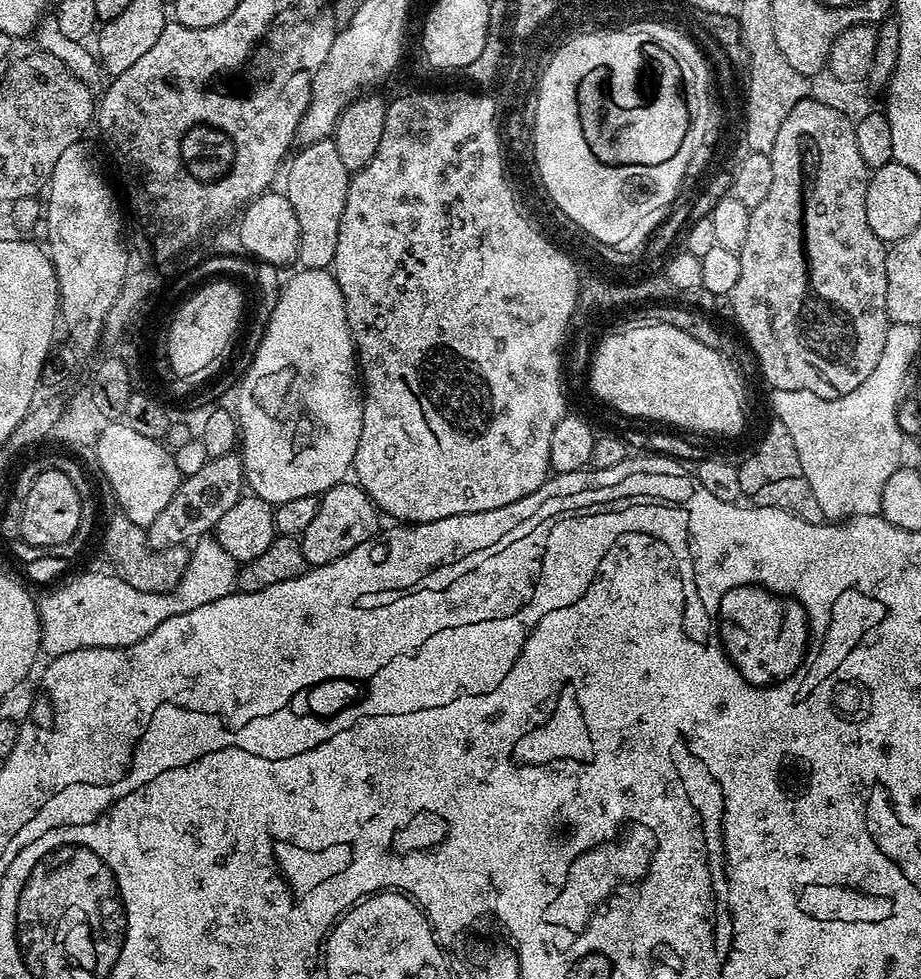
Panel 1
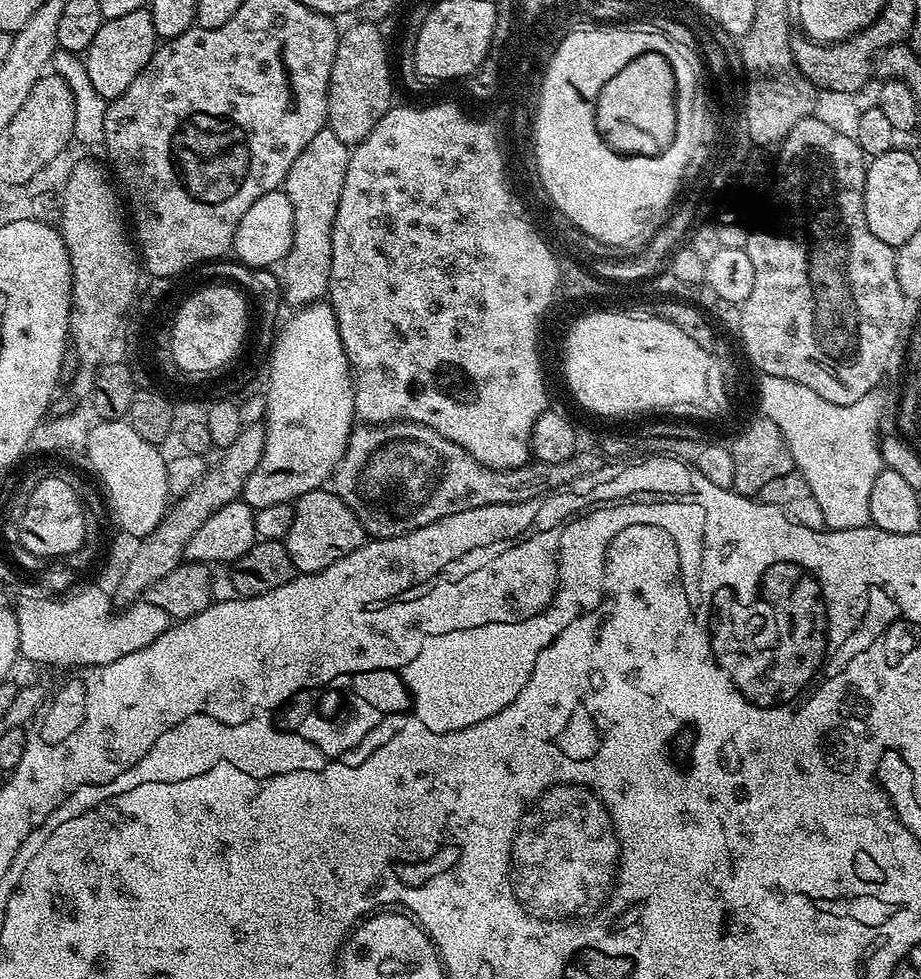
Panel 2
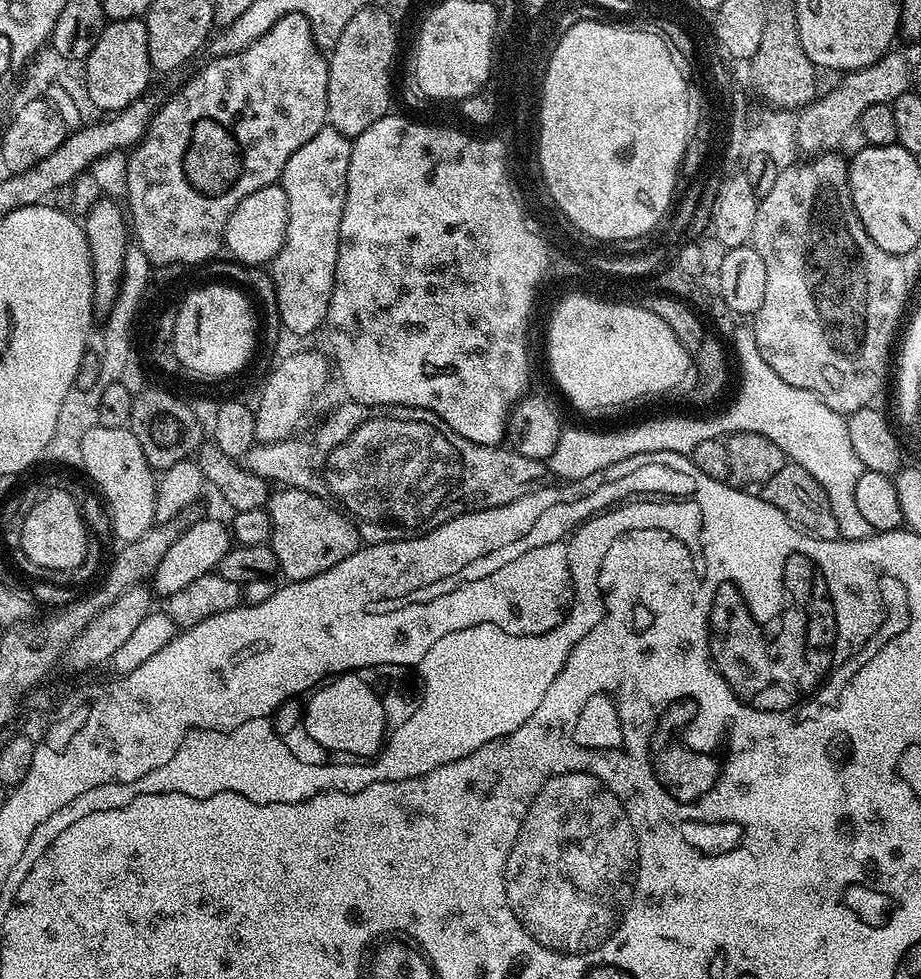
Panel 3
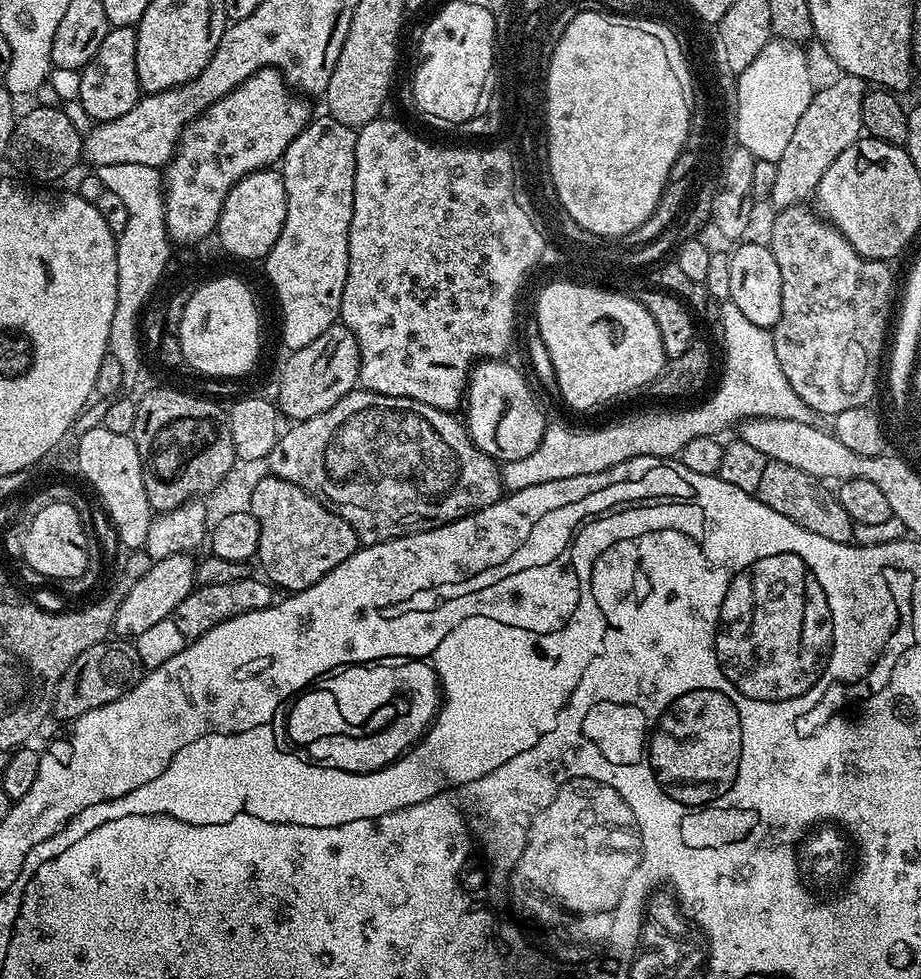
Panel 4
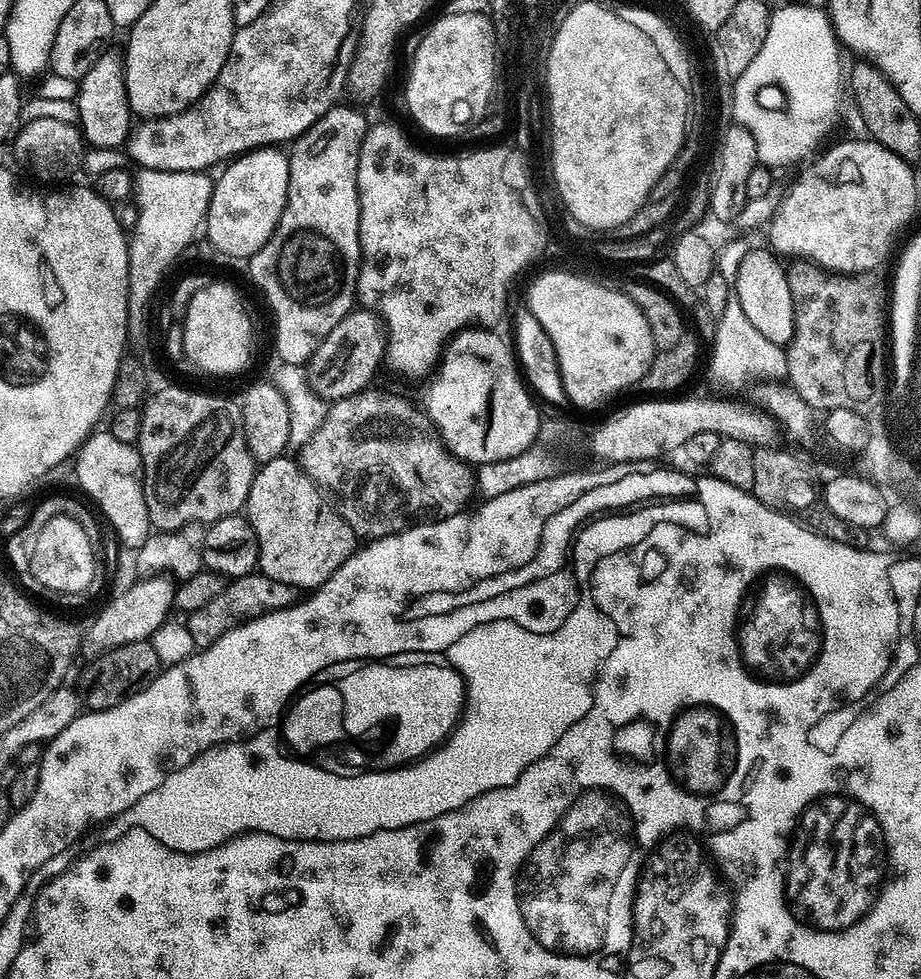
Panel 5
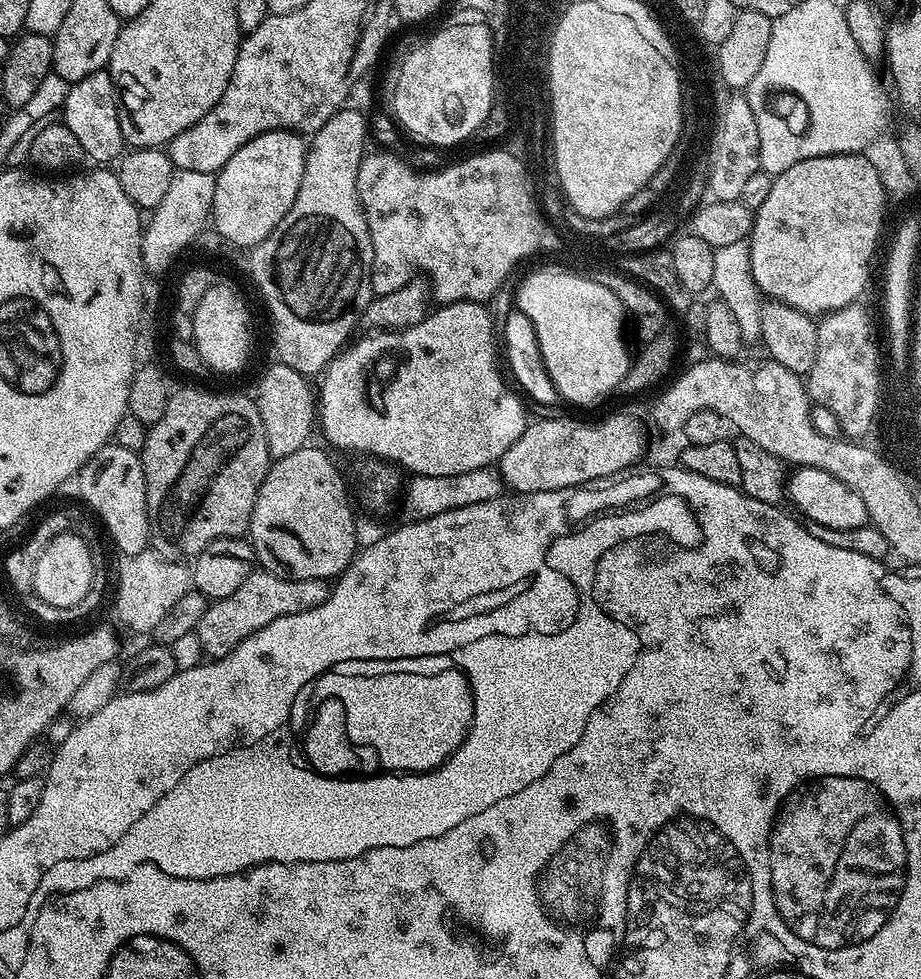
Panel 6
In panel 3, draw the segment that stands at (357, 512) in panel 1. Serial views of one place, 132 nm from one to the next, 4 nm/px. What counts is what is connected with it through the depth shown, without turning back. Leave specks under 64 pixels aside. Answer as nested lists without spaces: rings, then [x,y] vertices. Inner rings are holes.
[[[284,486],[269,495],[266,507],[272,523],[270,543],[278,558],[279,575],[284,575],[285,581],[314,578],[362,547],[352,521],[314,492]]]

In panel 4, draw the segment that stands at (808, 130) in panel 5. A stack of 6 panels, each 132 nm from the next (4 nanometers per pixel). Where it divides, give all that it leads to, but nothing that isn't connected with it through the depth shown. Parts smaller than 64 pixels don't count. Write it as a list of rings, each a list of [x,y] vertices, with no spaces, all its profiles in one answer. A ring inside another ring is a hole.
[[[773,38],[768,45],[742,70],[742,74],[735,77],[737,90],[737,114],[736,114],[736,138],[739,147],[750,150],[757,160],[779,160],[782,152],[789,145],[790,138],[793,137],[794,128],[798,120],[805,113],[814,93],[812,86],[812,72],[808,69],[808,56],[801,45],[794,44],[790,40]]]

